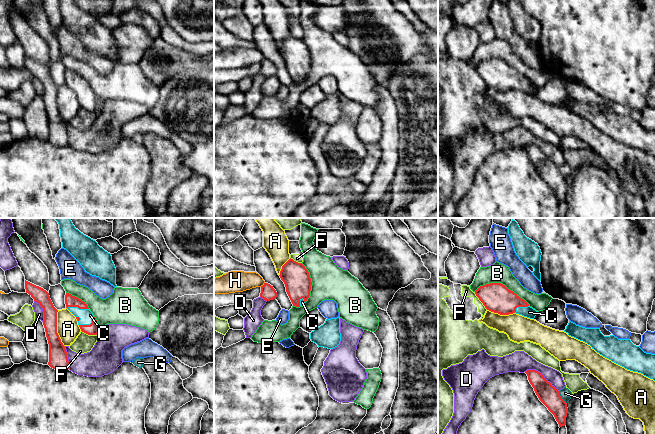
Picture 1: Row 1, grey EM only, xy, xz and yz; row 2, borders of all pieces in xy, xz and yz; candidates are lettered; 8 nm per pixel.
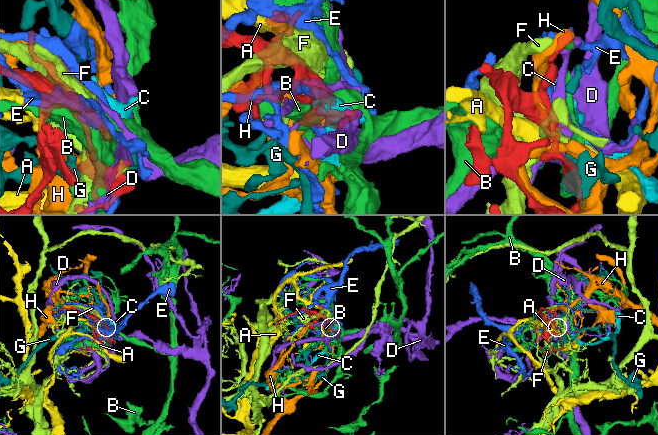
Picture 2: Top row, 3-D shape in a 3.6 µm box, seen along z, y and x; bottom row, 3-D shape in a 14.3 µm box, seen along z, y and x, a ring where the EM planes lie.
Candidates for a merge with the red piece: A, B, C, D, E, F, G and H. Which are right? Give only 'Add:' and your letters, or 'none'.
Add: C

